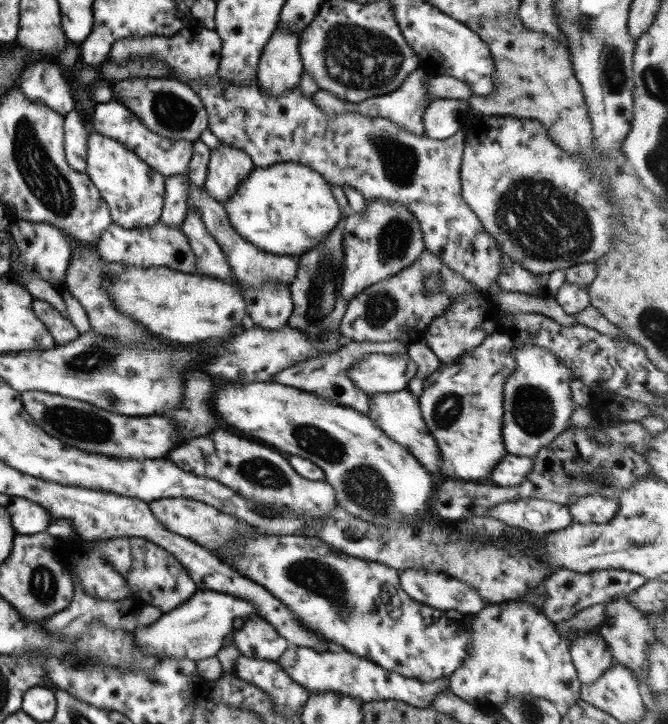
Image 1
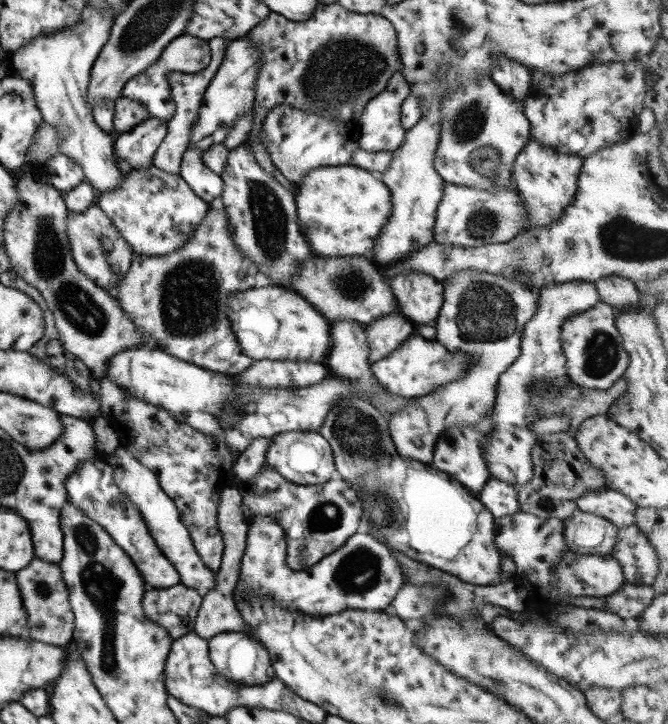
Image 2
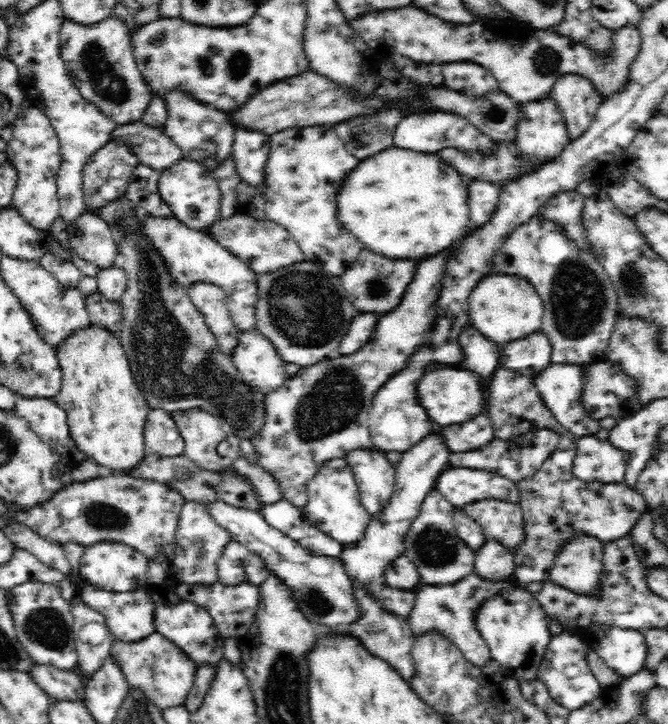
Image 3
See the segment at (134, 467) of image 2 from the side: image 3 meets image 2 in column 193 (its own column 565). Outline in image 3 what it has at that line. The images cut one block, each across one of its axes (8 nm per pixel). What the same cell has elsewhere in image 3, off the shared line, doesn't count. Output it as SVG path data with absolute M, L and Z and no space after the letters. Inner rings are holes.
M582 536L572 542L568 542L562 552L558 554L552 570L550 570L551 581L567 591L584 596L598 596L602 592L600 578L603 575L603 546L605 543L597 538Z

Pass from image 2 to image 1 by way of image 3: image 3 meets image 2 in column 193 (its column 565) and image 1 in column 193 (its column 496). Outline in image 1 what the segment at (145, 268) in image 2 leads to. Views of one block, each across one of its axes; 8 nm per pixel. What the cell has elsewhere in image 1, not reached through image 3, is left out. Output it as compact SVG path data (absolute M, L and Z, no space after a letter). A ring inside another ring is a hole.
M160 220L144 229L124 229L111 222L99 235L95 249L102 261L121 262L135 268L167 267L185 274L196 273L196 256L190 249L186 236L177 227L167 226Z

